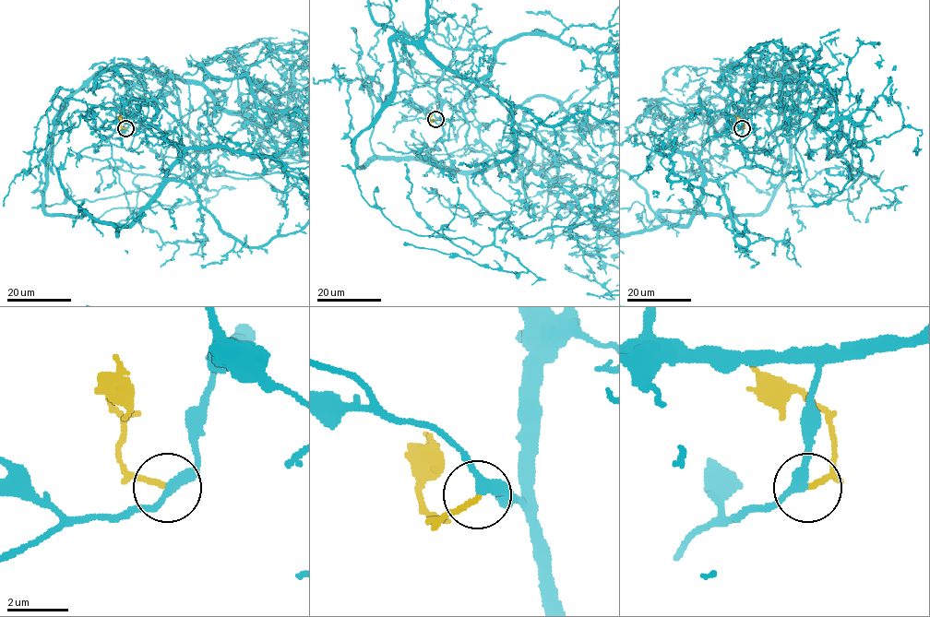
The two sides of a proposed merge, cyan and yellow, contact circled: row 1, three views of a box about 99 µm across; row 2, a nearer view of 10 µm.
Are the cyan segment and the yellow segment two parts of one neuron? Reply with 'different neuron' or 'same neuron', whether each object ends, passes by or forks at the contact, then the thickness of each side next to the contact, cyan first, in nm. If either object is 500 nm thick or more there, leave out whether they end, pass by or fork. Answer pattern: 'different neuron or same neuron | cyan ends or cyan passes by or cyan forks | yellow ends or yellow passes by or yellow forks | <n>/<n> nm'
same neuron | cyan passes by | yellow ends | 320/170 nm

